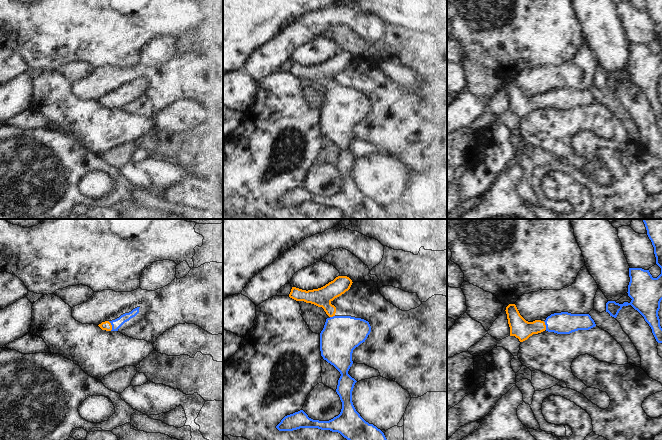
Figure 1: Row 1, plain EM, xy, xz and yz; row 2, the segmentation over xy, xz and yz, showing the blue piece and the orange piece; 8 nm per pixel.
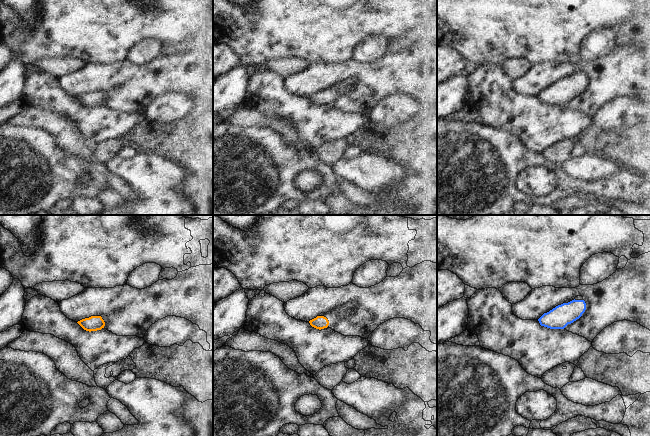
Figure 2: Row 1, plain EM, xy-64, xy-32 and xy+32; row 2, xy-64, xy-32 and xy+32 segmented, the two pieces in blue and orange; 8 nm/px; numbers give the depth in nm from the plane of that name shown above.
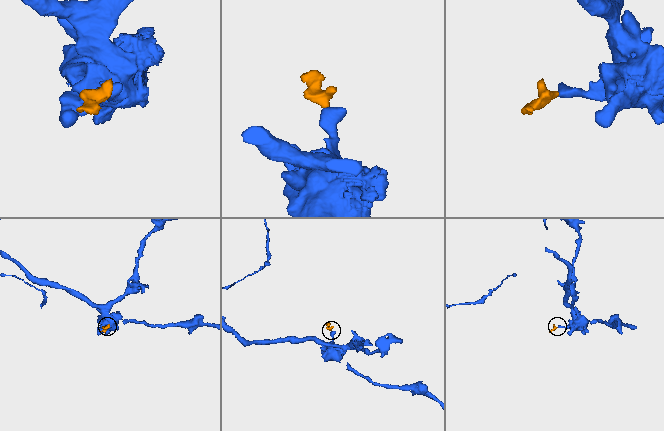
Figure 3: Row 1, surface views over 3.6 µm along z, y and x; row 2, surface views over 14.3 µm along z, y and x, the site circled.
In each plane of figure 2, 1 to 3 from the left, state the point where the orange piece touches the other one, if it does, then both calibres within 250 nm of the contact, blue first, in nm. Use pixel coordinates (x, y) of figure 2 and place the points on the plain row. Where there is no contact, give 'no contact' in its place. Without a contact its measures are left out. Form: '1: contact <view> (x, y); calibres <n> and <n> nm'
1: no contact
2: no contact
3: no contact

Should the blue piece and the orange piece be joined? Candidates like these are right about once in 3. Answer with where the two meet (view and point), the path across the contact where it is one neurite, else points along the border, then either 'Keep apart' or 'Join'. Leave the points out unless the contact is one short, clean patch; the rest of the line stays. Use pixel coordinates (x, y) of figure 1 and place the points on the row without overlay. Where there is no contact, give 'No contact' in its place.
Touches blue at xy (112, 102). Path across: xy (117, 99), (112, 102), (106, 101). Join

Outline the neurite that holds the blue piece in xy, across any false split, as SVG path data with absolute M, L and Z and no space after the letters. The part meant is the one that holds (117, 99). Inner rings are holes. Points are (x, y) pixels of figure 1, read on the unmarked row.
M137 83L137 84L133 85L131 88L129 88L129 89L125 89L125 90L121 91L119 94L117 94L115 96L102 98L98 102L102 106L106 106L106 107L118 107L118 105L125 98L129 97L131 94L135 93L139 89L139 84L140 83Z

